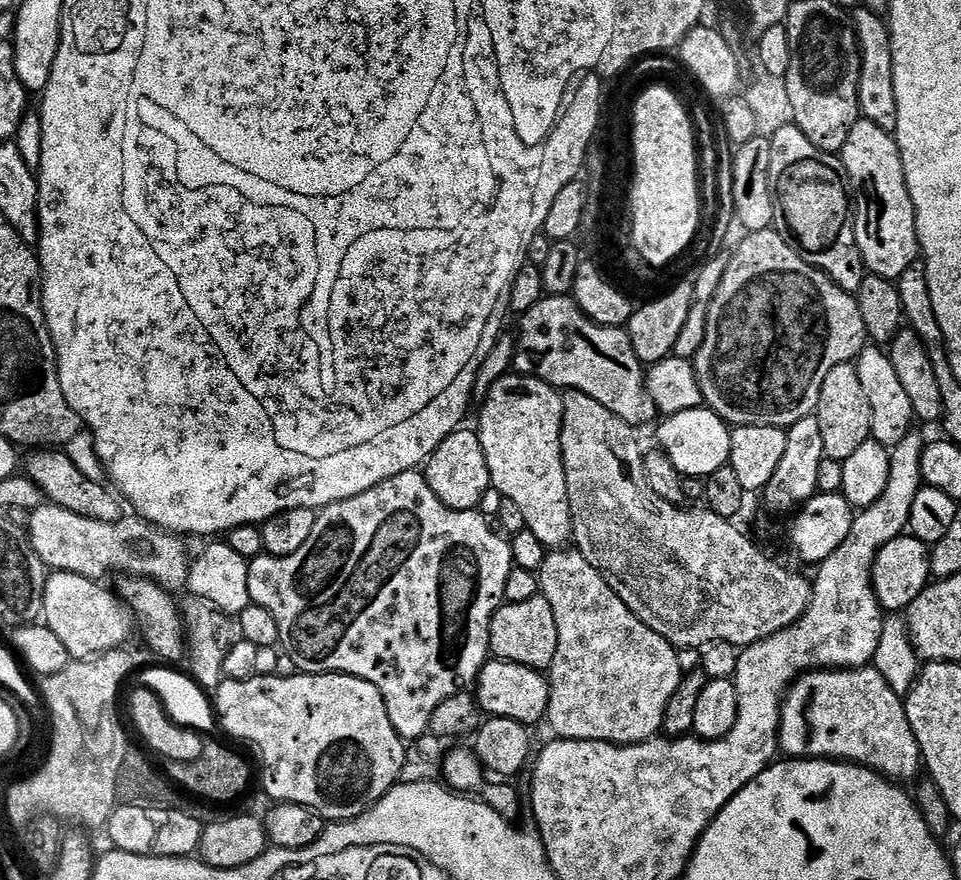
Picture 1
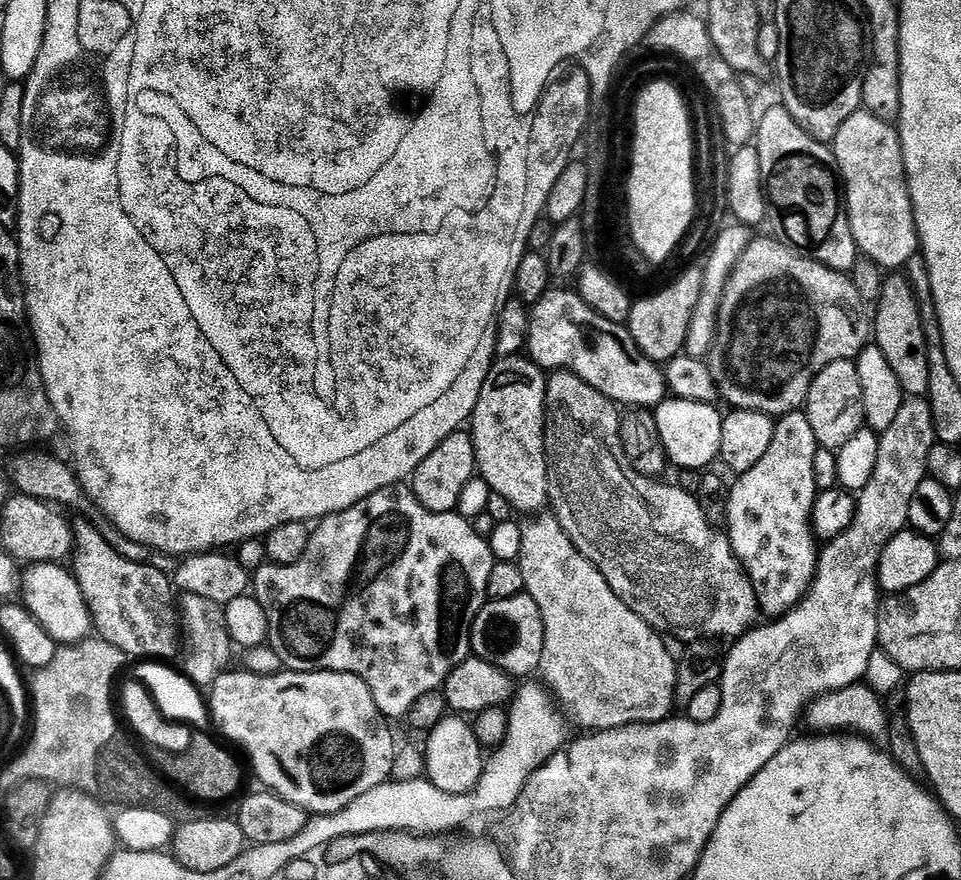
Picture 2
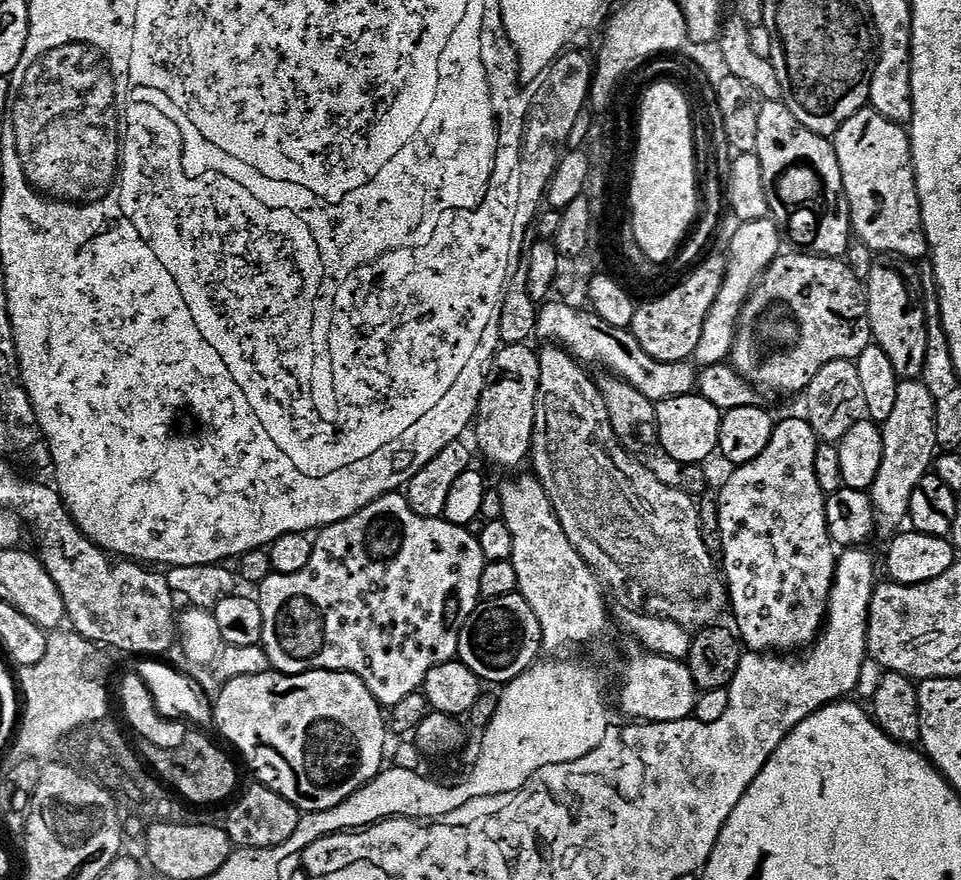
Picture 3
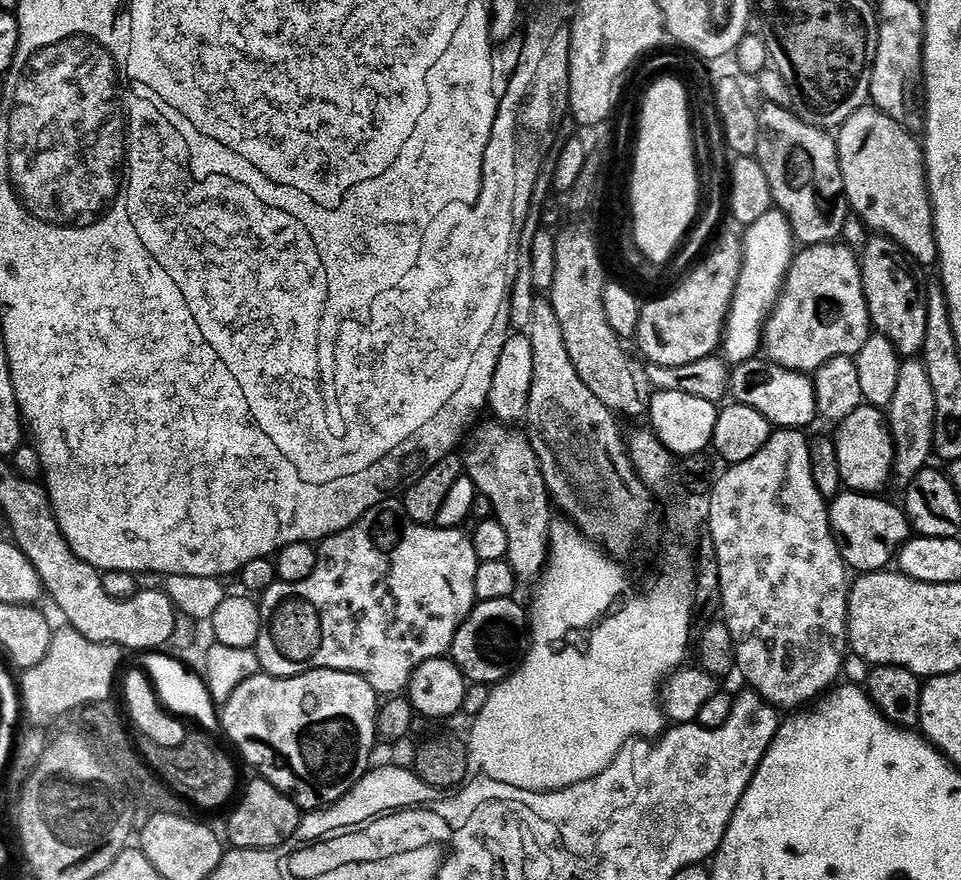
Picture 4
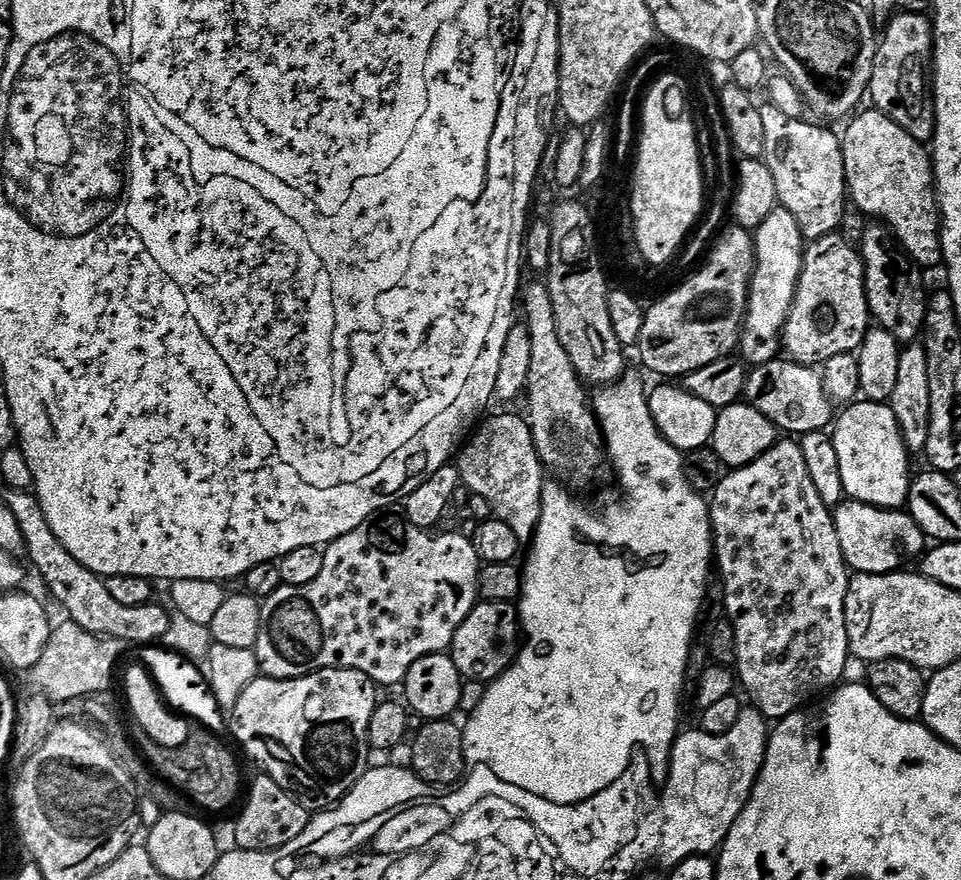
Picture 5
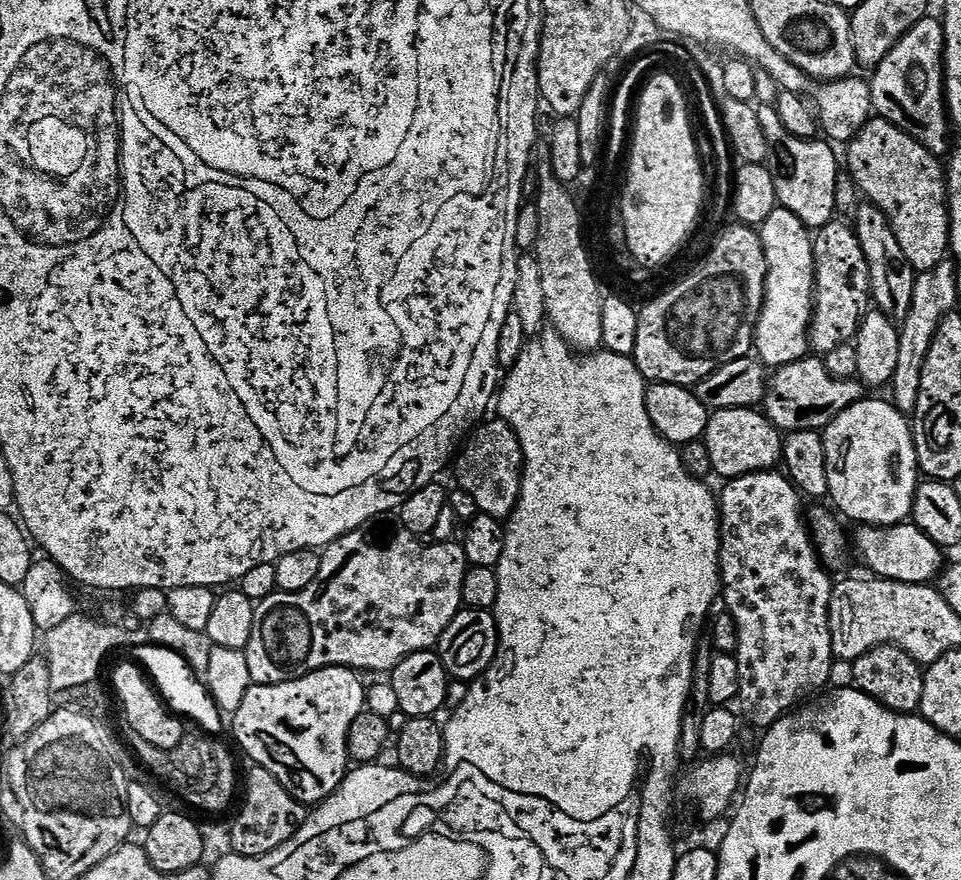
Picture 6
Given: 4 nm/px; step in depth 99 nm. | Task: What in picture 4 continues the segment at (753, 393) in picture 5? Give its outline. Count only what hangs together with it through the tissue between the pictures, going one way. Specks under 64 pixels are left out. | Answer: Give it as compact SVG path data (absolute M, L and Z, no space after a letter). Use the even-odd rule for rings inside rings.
M760 358L747 360L731 369L730 396L735 403L750 406L750 410L758 410L758 414L765 416L769 424L780 430L808 430L808 427L818 420L813 377L802 372L786 370Z

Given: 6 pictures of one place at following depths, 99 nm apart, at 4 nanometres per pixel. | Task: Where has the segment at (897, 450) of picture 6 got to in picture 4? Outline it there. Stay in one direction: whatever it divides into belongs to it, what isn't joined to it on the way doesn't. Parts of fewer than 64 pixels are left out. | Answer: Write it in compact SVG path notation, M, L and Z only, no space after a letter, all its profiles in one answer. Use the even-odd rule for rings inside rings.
M861 406L835 429L834 439L838 450L838 470L842 470L842 485L853 492L880 494L888 479L893 479L892 463L896 457L890 421L883 411Z

